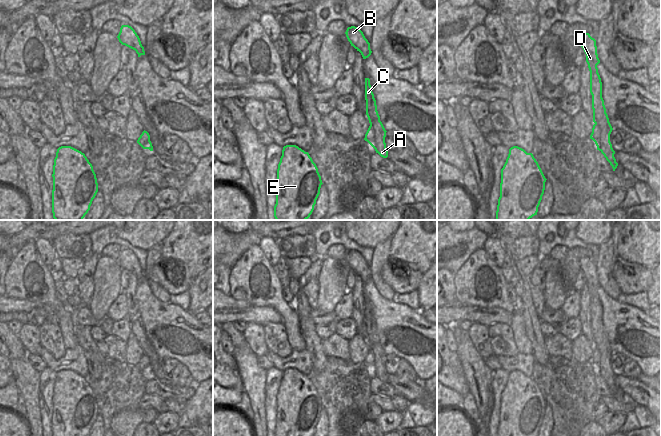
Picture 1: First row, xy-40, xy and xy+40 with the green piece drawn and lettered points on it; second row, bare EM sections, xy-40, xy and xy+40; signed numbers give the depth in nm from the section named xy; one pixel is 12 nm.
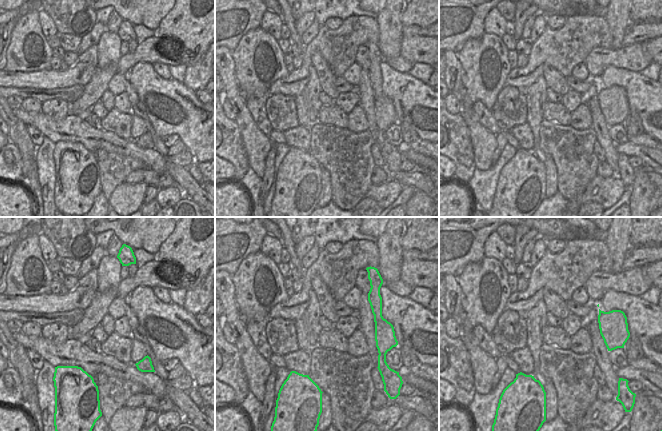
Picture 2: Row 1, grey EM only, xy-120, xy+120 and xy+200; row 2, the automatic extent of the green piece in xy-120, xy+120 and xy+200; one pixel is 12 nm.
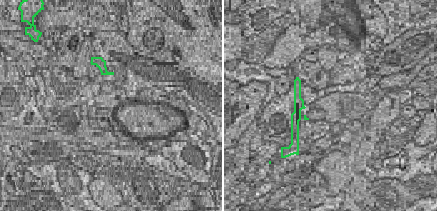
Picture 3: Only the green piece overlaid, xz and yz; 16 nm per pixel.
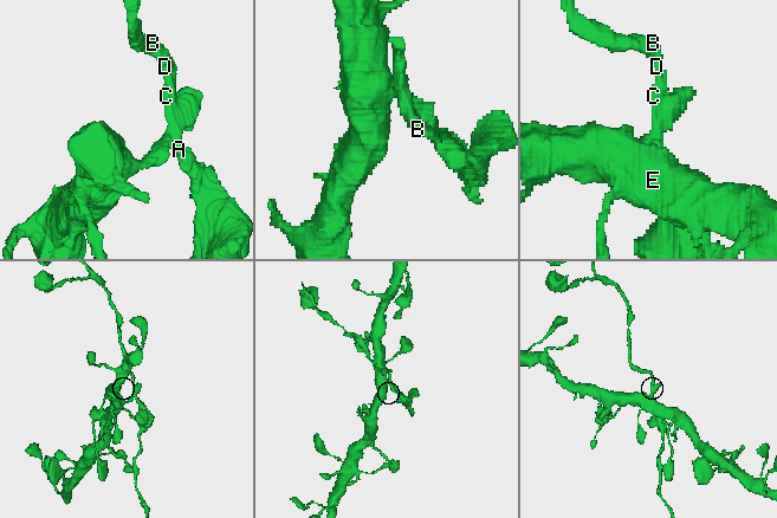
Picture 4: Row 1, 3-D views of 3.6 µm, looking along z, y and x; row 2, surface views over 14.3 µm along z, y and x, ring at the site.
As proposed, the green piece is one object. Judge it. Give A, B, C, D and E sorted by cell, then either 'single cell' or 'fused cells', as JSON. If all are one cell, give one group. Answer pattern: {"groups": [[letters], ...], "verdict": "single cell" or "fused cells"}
{"groups": [["A", "B", "C", "D"], ["E"]], "verdict": "fused cells"}

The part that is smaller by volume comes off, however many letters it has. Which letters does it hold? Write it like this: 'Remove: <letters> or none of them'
Remove: A, B, C, D

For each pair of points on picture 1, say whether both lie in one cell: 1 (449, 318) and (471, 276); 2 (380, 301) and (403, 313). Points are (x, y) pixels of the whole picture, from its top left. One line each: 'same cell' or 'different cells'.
1: different cells
2: same cell

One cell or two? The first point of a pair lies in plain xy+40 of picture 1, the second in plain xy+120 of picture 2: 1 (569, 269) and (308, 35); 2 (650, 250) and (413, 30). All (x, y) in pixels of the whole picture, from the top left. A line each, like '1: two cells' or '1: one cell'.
1: two cells
2: two cells

